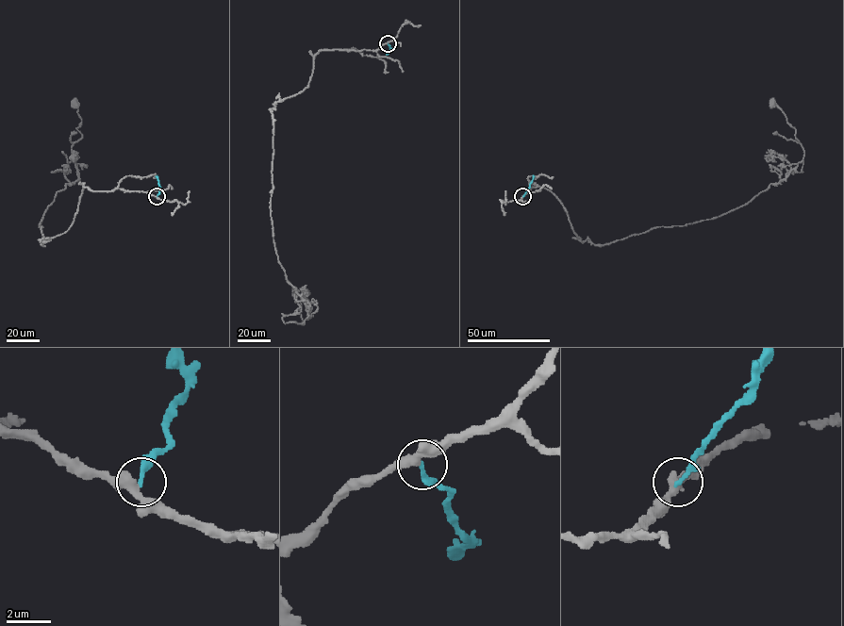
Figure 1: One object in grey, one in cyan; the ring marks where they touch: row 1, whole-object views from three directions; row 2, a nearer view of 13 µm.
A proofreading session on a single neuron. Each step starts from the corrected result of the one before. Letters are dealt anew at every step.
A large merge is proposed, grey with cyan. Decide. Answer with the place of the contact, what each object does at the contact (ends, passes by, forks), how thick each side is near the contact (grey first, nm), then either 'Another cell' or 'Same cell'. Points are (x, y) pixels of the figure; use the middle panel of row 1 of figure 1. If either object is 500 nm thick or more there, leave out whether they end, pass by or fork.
Place: (388, 43). At the ring grey passes by. At the ring cyan ends. Thickness 400 nm (grey) against 220 nm. Another cell

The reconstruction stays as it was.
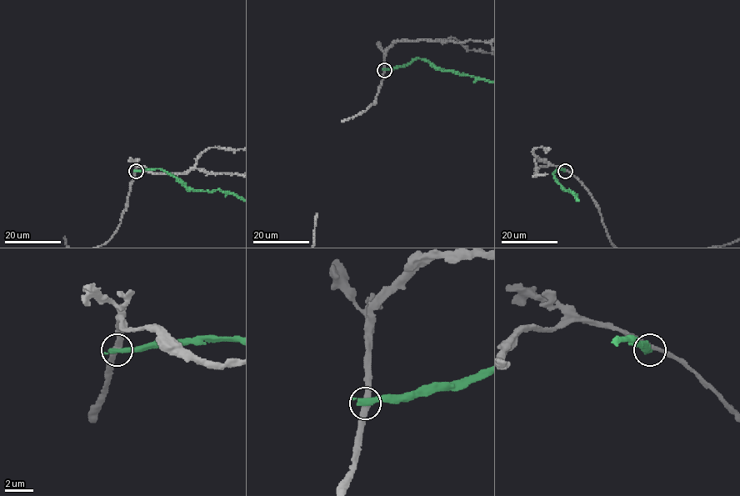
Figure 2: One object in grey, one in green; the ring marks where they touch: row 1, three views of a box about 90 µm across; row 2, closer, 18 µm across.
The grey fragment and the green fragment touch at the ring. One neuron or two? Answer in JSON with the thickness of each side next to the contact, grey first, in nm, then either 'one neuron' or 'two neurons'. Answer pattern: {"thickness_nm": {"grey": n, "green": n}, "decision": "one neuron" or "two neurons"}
{"thickness_nm": {"grey": 340, "green": 480}, "decision": "two neurons"}

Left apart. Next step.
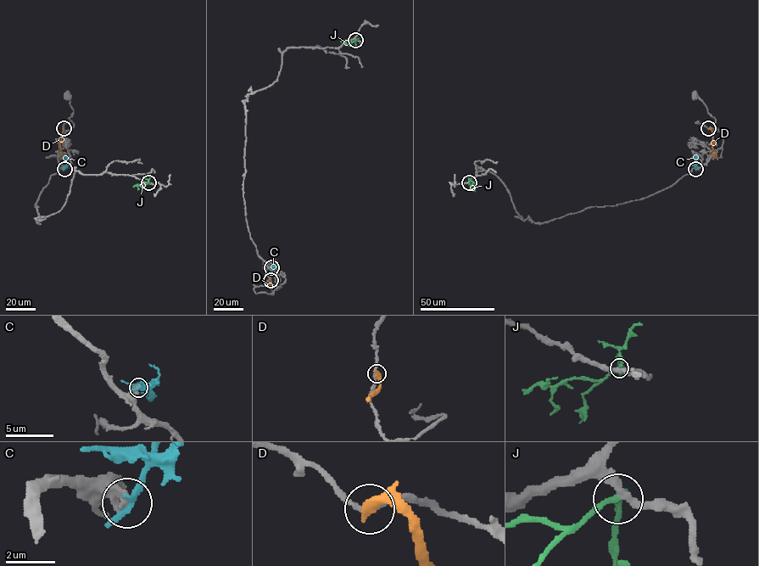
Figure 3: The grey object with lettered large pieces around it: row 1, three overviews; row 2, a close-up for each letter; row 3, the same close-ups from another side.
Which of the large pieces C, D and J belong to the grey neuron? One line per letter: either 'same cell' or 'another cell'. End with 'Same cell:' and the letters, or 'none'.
C: another cell
D: another cell
J: another cell
Same cell: none

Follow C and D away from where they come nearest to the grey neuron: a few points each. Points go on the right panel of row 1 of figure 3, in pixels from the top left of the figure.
C: (695, 169), (694, 154)
D: (709, 128), (712, 132), (712, 148), (717, 155)

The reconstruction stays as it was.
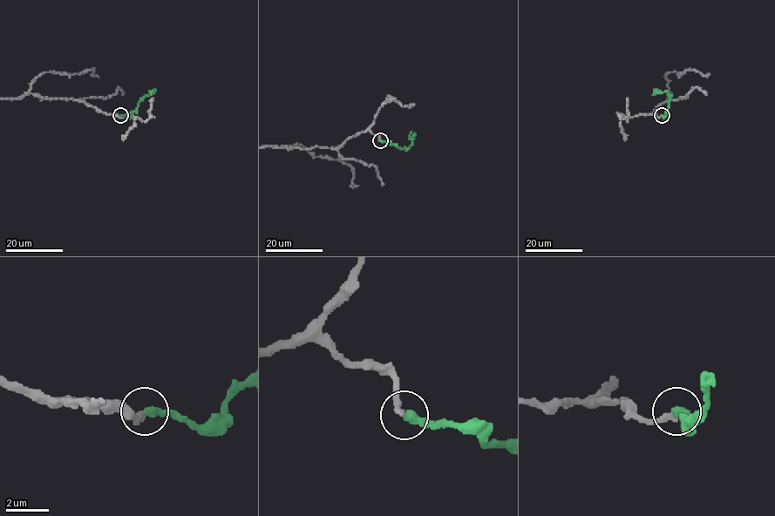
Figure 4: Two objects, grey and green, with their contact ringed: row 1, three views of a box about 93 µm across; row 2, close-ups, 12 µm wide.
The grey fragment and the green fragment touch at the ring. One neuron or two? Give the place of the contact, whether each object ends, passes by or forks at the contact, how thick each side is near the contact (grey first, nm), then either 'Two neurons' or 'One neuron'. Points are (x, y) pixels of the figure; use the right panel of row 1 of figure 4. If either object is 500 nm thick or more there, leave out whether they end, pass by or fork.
Place: (662, 115). At the ring grey ends. At the ring green ends. Thickness 320 nm (grey) against 400 nm. One neuron

